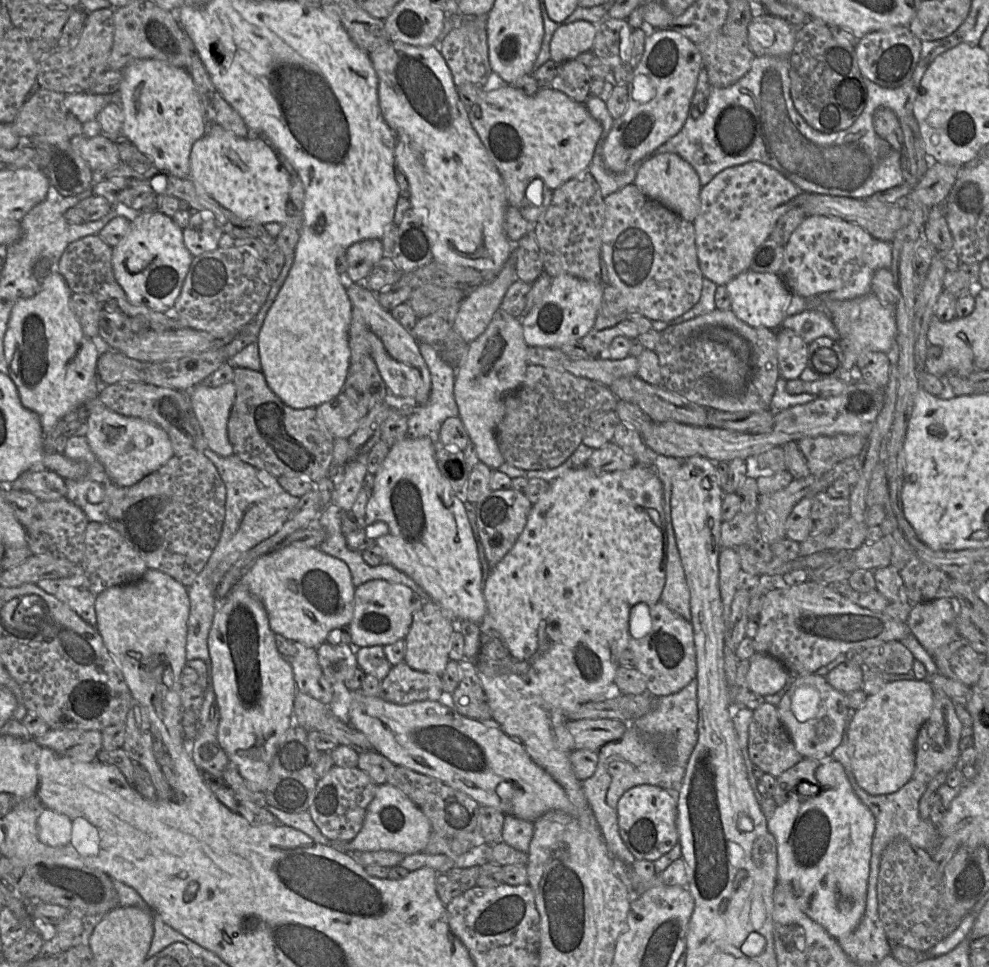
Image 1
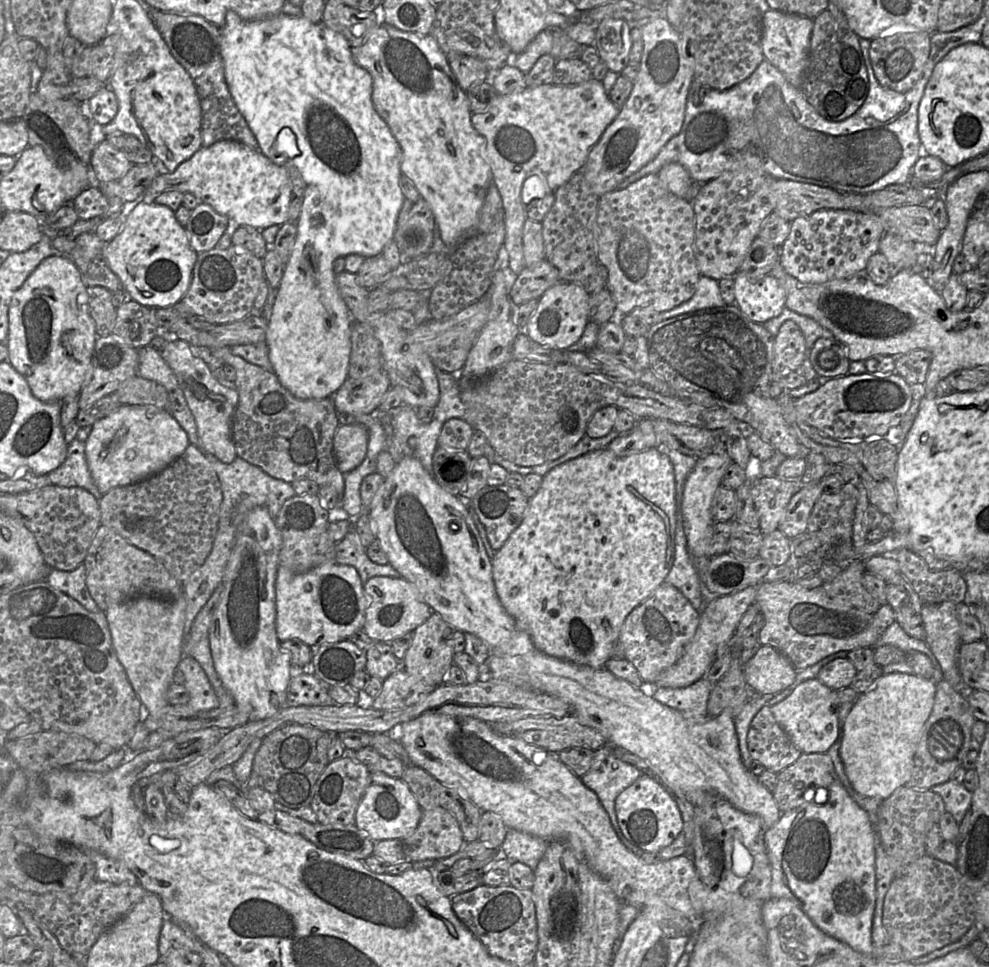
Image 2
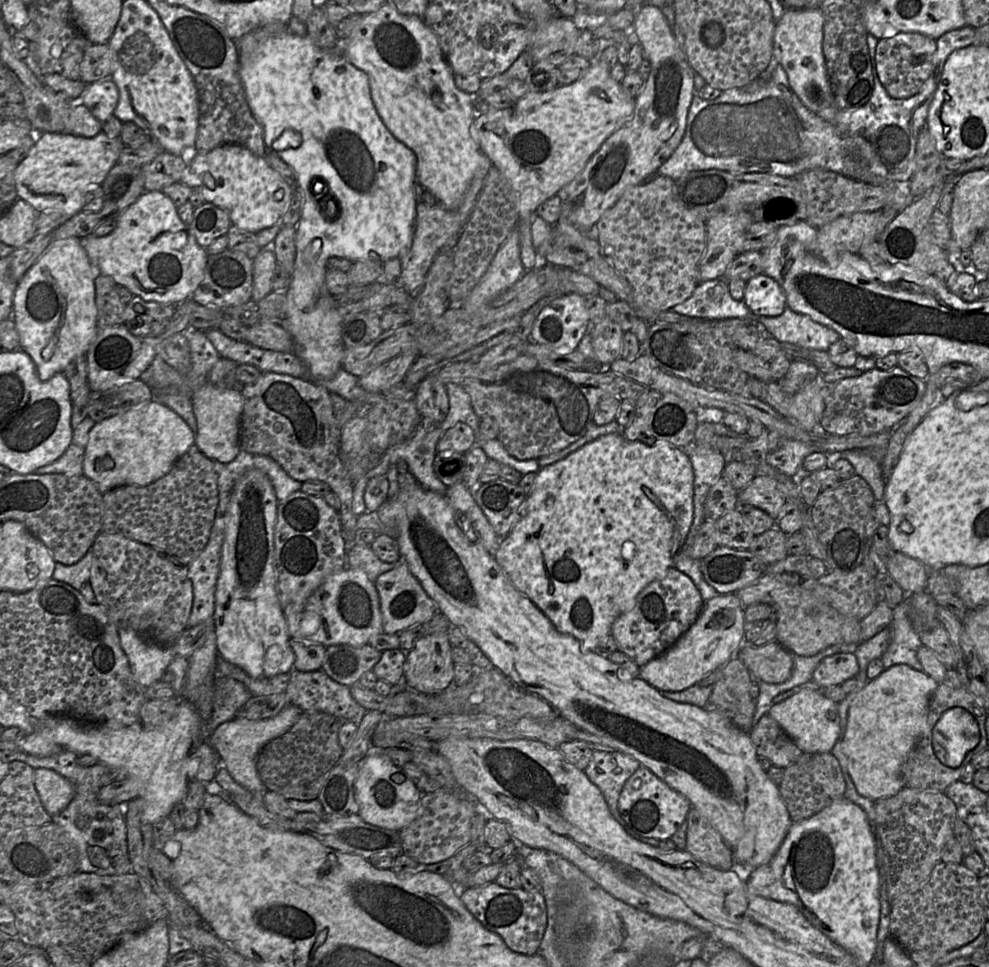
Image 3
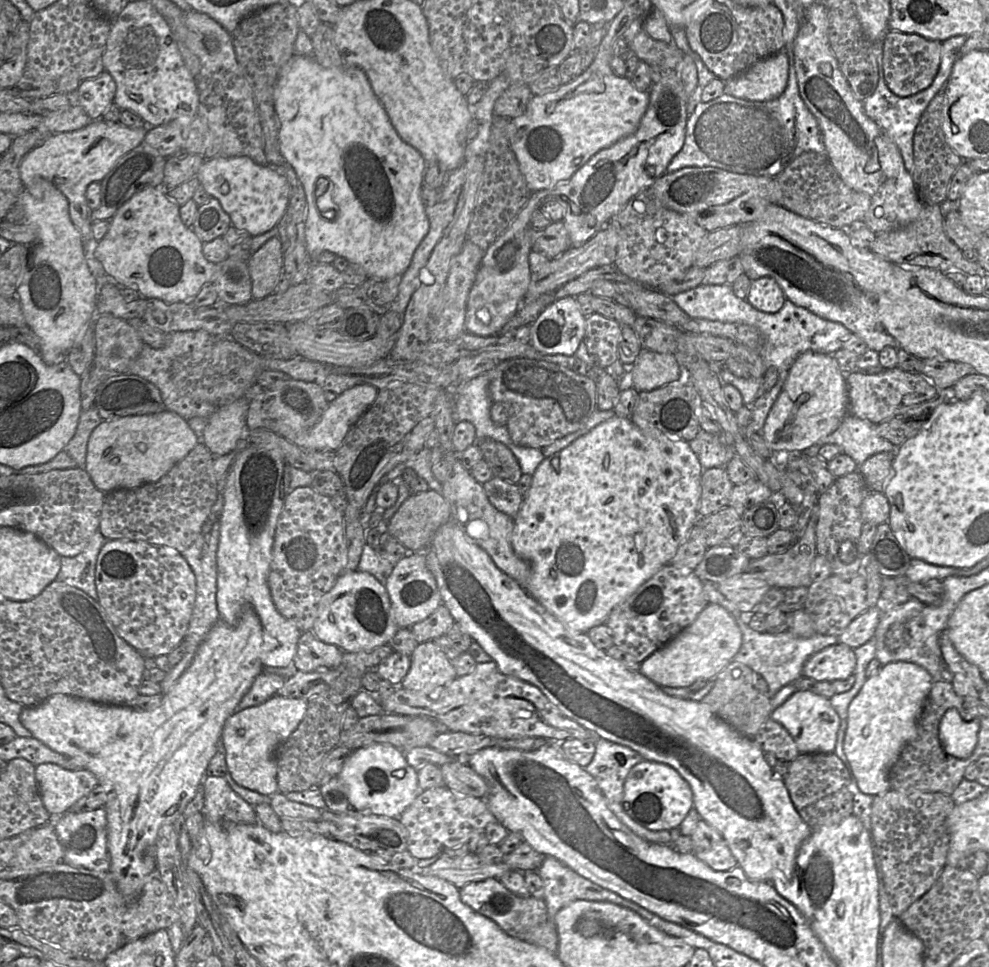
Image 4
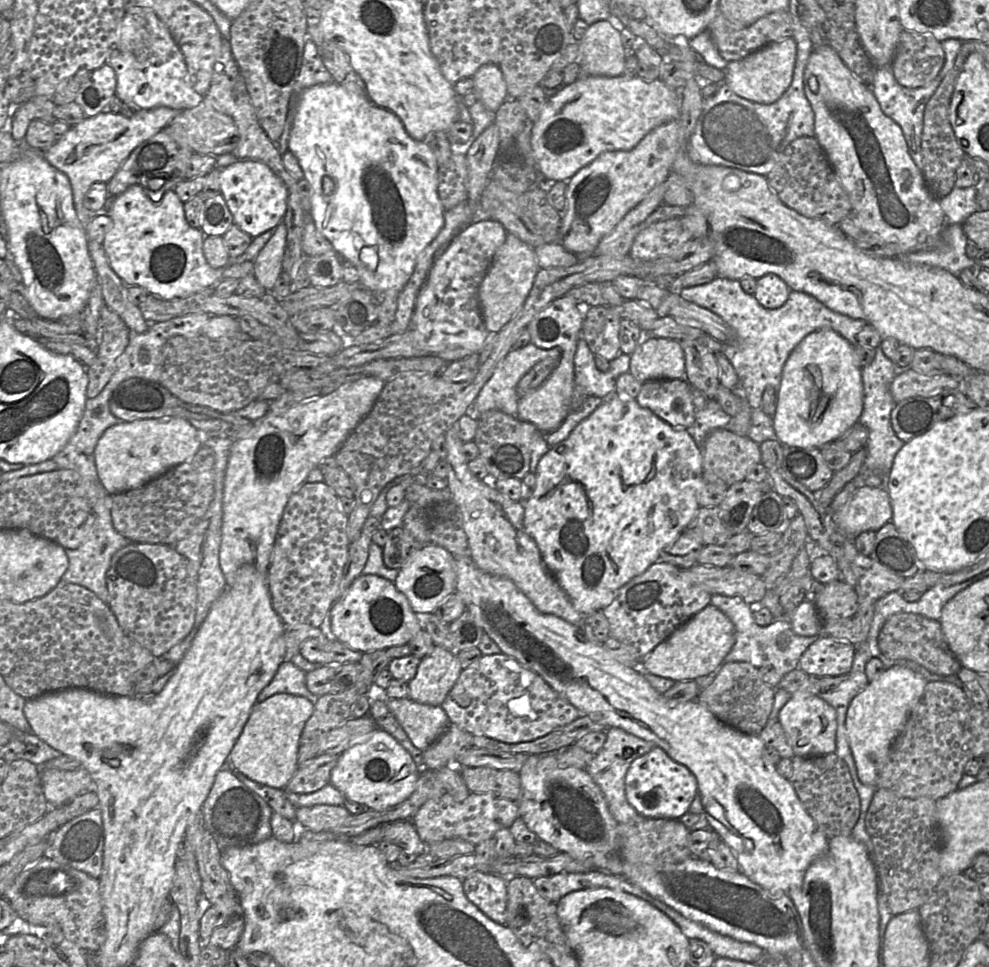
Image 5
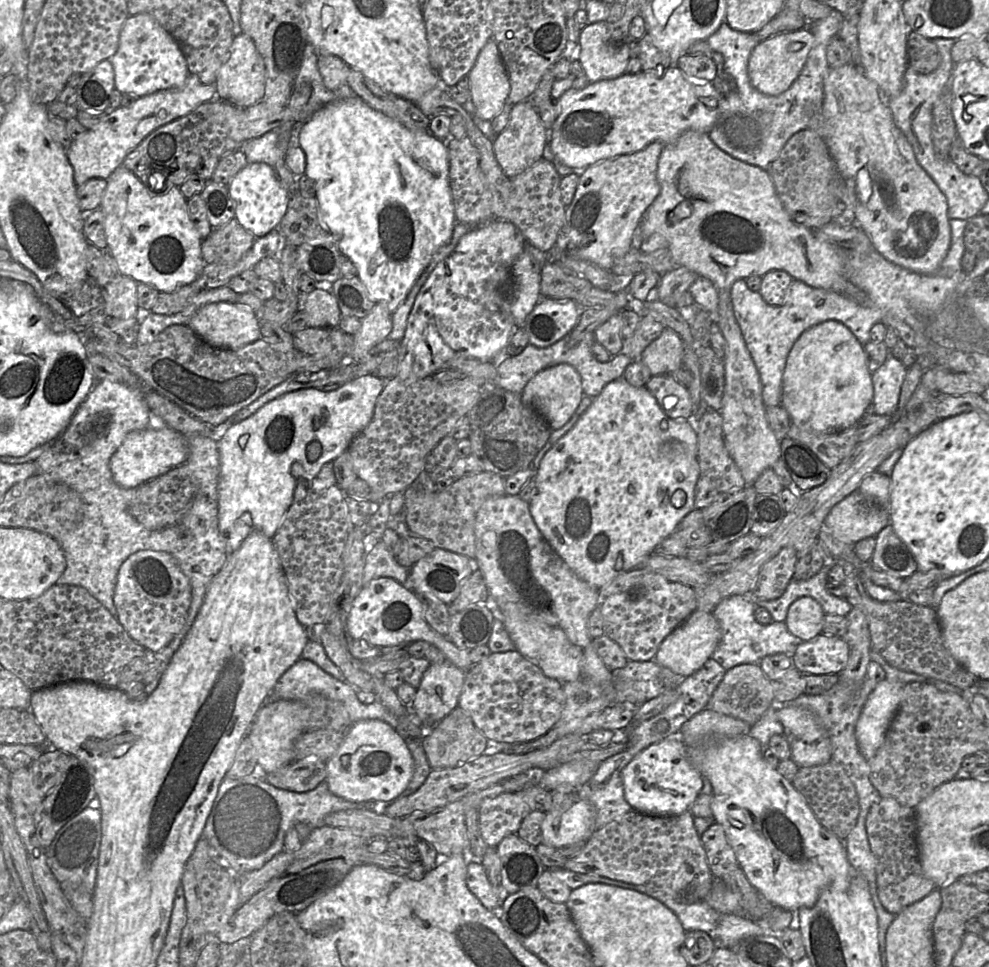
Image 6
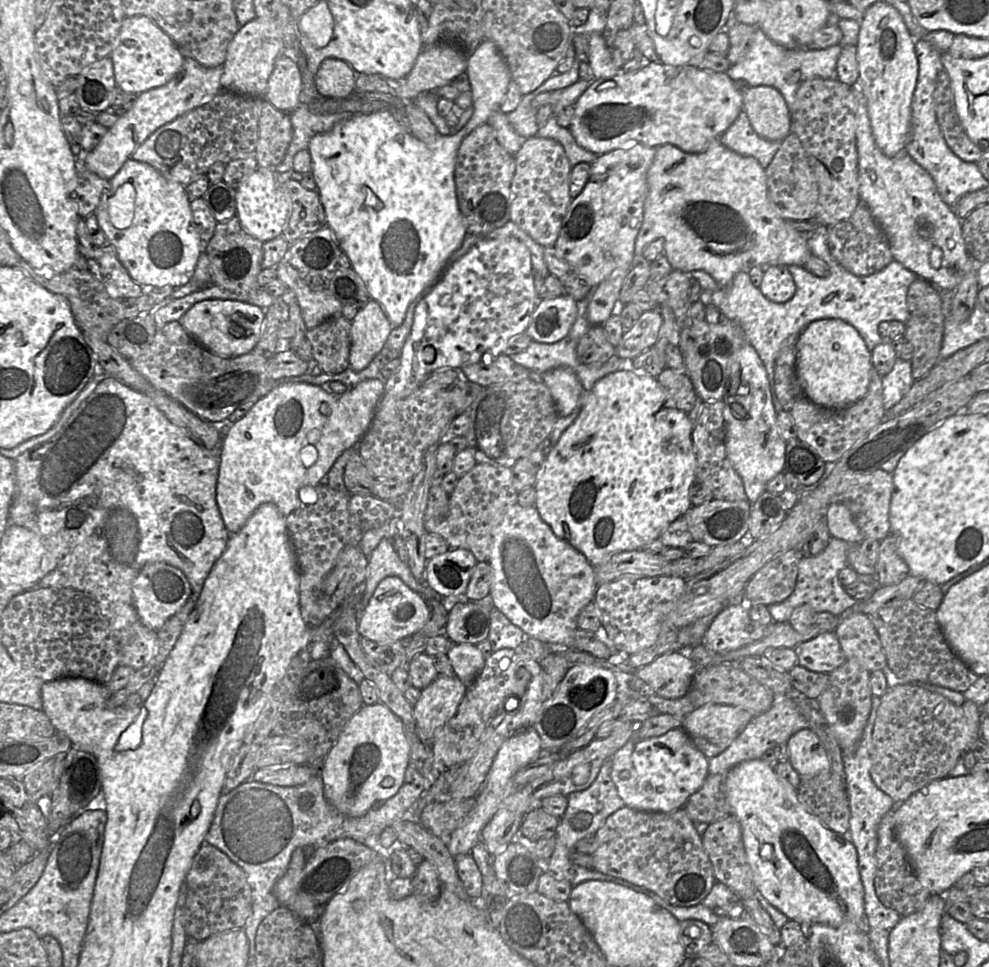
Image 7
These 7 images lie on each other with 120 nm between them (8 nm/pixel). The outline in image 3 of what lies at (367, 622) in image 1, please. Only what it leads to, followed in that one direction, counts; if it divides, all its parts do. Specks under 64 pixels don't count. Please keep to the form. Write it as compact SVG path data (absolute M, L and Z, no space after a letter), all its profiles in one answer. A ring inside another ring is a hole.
M400 560L398 565L377 577L374 582L378 592L382 614L382 629L385 634L398 634L410 627L430 620L437 612L436 603L427 595L418 580Z

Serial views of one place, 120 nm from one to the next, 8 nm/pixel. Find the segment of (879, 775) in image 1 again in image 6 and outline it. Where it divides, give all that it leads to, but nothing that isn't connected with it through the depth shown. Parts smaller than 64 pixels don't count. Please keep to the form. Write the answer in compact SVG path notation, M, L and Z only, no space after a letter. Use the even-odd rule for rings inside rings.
M885 678L872 690L863 706L855 726L855 736L867 761L874 757L885 739L905 684Z

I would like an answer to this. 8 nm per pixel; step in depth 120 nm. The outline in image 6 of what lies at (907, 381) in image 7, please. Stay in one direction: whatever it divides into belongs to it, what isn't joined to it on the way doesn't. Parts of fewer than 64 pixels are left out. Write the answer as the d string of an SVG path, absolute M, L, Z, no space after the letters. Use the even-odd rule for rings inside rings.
M890 353L883 365L871 375L874 394L869 412L885 416L899 414L900 392L906 373L907 368Z

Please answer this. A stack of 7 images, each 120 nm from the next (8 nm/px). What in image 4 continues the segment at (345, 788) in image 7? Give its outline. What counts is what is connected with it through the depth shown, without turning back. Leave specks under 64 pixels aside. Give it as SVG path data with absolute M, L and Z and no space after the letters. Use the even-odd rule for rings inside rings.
M377 743L353 750L338 777L347 788L350 803L363 813L400 817L421 793L417 771L407 763L402 749L390 744Z

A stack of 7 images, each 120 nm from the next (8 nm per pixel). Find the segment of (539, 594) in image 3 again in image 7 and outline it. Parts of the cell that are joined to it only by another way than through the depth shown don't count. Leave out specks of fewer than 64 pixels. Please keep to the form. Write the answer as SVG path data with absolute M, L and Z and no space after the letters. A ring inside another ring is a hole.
M619 370L599 379L585 395L583 406L577 419L563 432L556 445L546 455L538 473L536 483L536 500L534 507L540 518L560 539L568 541L580 551L589 563L596 567L608 554L622 551L643 550L650 542L659 538L666 528L680 515L686 514L691 507L689 488L695 477L696 455L692 441L691 422L688 414L666 406L666 392L656 377L636 372L635 370Z

